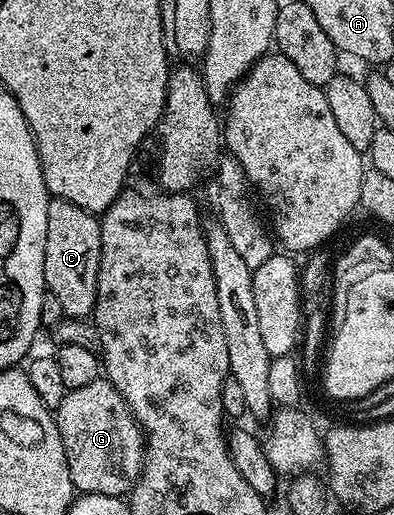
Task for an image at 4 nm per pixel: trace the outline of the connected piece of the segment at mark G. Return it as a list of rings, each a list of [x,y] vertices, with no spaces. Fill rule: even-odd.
[[[99,378],[88,382],[88,386],[69,389],[56,409],[56,419],[60,438],[64,442],[64,454],[68,462],[68,474],[72,474],[75,489],[82,494],[108,494],[109,496],[125,497],[138,481],[146,458],[146,446],[142,428],[134,420],[130,407],[124,398],[112,386],[112,382]]]

